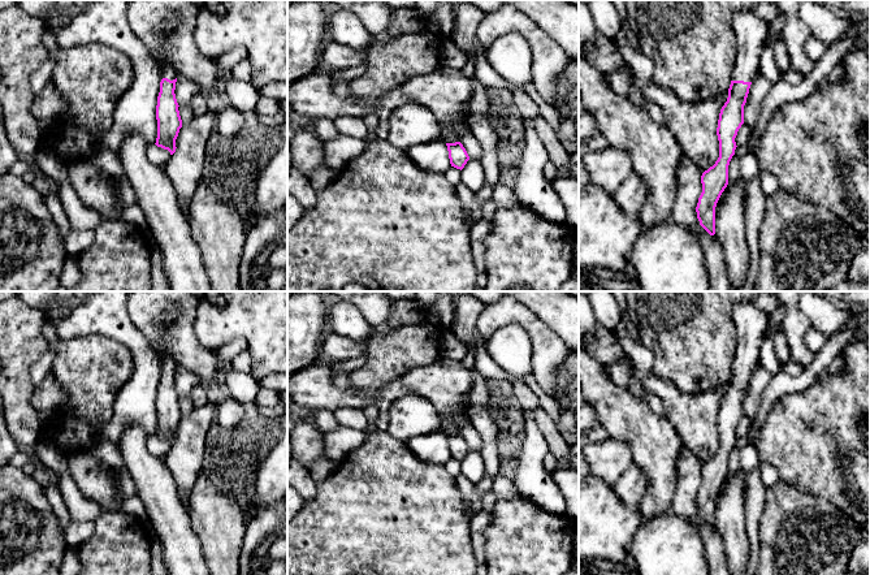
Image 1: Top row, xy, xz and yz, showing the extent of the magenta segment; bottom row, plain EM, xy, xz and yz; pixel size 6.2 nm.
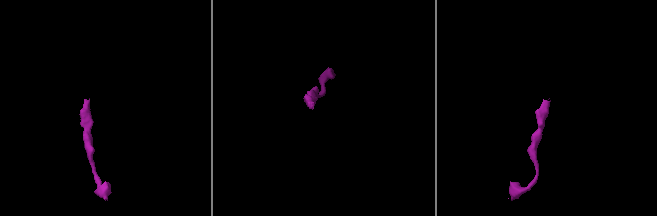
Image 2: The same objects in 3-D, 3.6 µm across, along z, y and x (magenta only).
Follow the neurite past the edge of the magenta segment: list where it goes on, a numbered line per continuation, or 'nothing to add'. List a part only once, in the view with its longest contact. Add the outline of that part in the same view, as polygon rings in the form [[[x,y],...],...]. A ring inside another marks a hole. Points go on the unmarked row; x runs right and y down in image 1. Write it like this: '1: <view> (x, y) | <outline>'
1: yz (751, 321) | [[[740,301],[732,310],[732,320],[737,333],[737,347],[732,372],[752,373],[759,362],[759,351],[767,329],[767,312],[752,301]]]

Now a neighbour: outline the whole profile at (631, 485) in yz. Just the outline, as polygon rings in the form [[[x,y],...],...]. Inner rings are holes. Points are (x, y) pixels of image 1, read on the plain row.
[[[632,463],[618,479],[614,490],[624,505],[640,509],[646,490],[646,477],[642,470]]]

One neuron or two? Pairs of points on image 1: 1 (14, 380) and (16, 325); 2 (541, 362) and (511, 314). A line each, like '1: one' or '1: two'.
1: one
2: one

